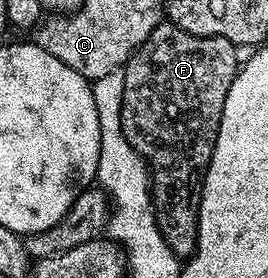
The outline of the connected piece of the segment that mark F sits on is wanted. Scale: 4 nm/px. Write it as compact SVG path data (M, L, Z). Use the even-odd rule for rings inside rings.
M163 20L153 28L150 38L146 38L131 53L123 70L124 100L120 120L124 135L136 151L149 158L155 217L171 251L180 260L190 258L195 250L203 175L211 163L216 133L221 124L221 112L225 108L225 96L229 96L229 88L240 69L235 48L232 42L224 38L190 34L170 21Z

